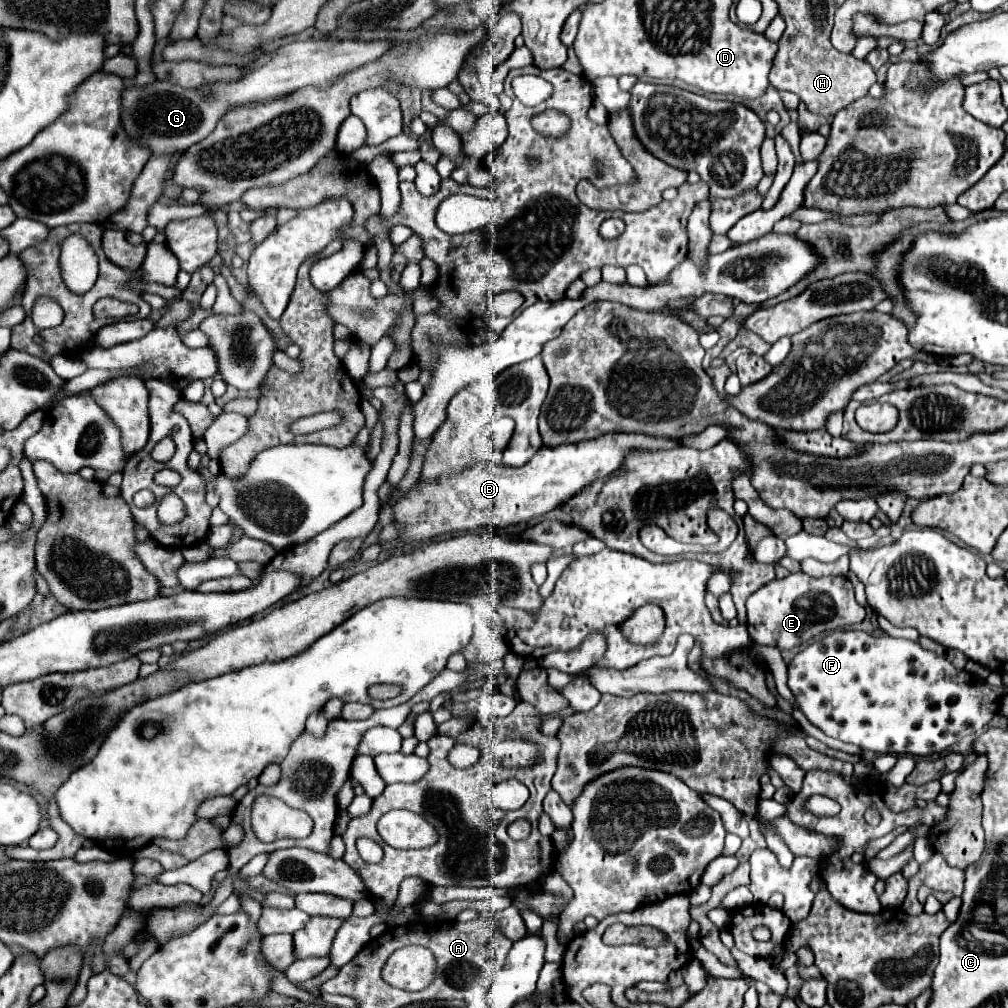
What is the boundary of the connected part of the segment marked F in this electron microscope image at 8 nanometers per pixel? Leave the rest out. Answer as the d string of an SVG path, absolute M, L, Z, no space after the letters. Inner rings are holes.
M832 631L832 635L824 635L822 641L812 641L810 645L806 645L800 653L794 655L794 659L788 665L788 687L790 687L790 691L792 691L794 699L796 699L796 705L804 713L804 717L812 725L816 725L822 733L826 733L828 737L840 739L844 743L854 743L860 749L876 751L876 753L888 753L890 751L894 755L906 753L906 755L912 755L912 757L940 755L950 745L954 745L956 741L962 741L966 735L982 731L998 711L998 693L996 693L996 689L992 689L988 685L988 707L986 707L984 705L984 695L980 693L980 683L974 683L972 677L968 677L966 671L958 671L944 655L928 651L928 649L920 647L918 643L908 641L908 639L896 639L896 637L890 637L890 635L876 637L876 635L868 635L864 631Z

